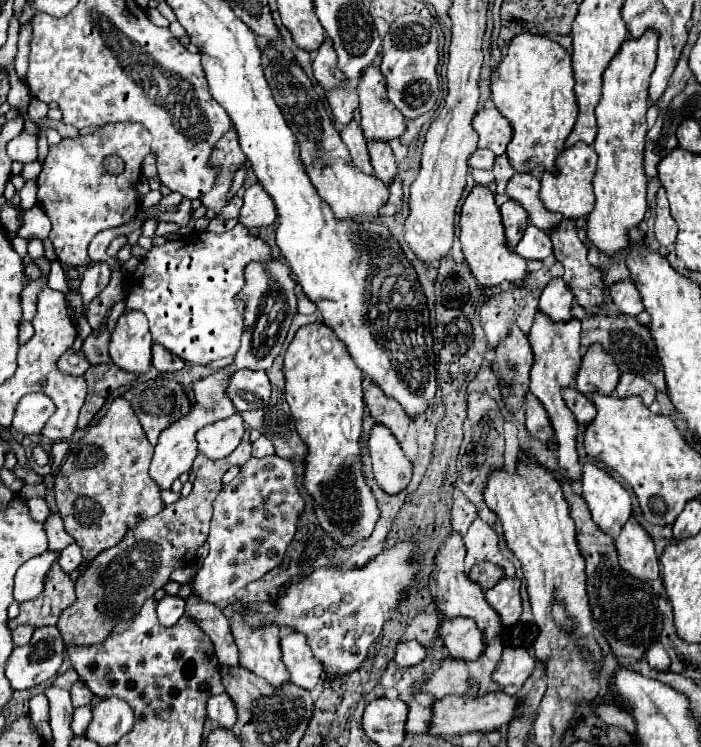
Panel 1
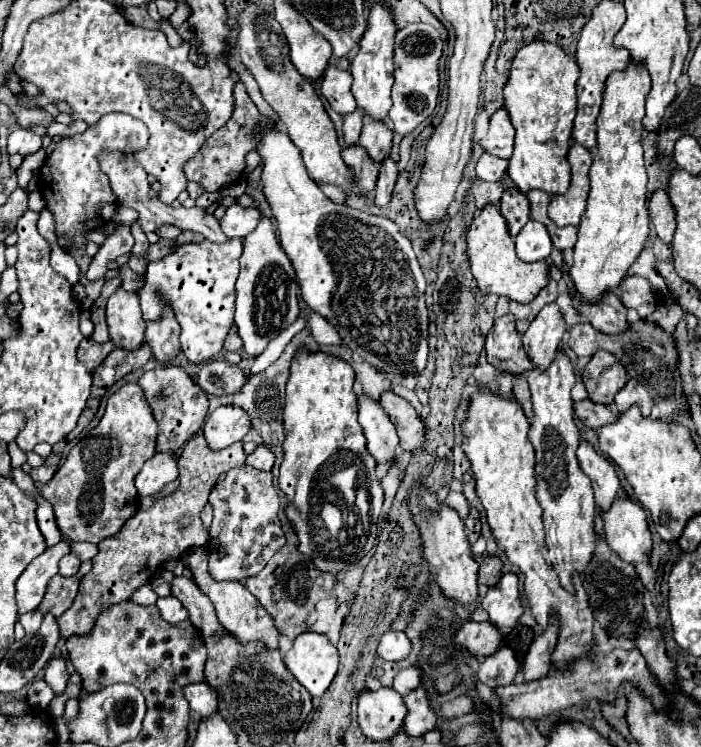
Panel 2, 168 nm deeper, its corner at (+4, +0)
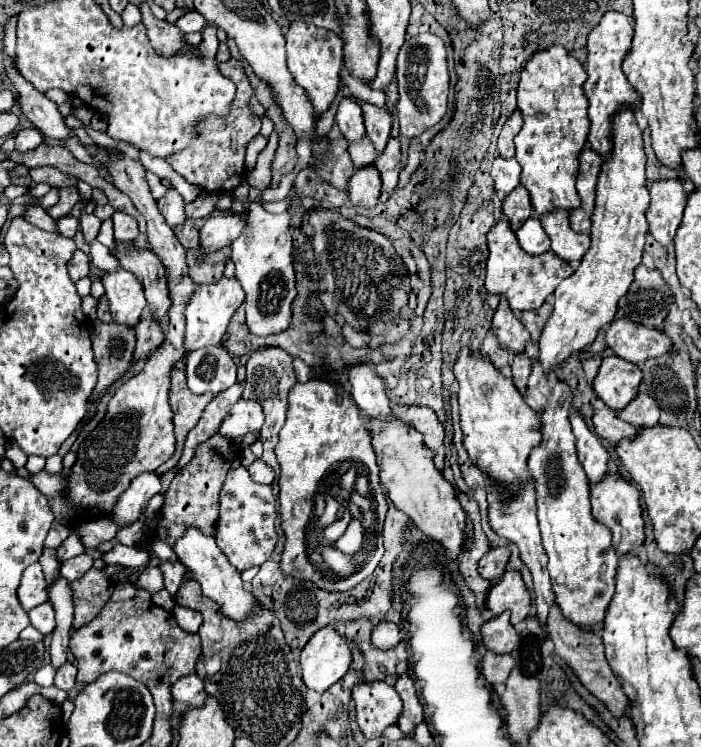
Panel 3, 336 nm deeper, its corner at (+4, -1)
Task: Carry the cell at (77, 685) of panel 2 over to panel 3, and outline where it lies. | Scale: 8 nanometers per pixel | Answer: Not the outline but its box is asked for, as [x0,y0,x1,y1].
[54,662,76,692]

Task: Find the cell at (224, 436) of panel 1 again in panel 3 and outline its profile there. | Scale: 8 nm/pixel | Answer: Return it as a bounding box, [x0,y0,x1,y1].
[218,400,264,440]

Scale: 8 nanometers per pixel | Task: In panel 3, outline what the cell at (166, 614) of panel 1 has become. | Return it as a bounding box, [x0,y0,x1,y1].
[172,604,202,632]

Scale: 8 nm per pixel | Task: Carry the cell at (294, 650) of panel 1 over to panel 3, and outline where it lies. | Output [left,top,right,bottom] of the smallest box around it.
[300,626,350,694]

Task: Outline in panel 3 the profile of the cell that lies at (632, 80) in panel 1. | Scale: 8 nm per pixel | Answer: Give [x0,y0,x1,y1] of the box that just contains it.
[540,108,650,372]

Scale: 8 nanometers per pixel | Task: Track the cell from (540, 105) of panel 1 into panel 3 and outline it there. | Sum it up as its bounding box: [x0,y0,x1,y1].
[514,46,590,214]

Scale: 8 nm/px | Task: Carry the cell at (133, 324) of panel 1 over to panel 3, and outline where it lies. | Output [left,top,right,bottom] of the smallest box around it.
[102,270,146,328]

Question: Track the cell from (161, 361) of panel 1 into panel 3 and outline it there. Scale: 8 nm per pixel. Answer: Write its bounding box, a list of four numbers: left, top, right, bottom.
[116,242,172,328]

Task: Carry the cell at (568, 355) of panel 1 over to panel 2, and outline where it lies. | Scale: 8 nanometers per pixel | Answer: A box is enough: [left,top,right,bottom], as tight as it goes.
[526,353,598,593]

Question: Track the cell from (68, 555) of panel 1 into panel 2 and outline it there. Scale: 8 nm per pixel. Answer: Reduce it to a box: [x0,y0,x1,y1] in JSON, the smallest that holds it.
[60,553,82,577]

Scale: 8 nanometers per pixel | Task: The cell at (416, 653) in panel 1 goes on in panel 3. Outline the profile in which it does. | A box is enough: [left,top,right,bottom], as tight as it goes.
[372,622,400,650]

